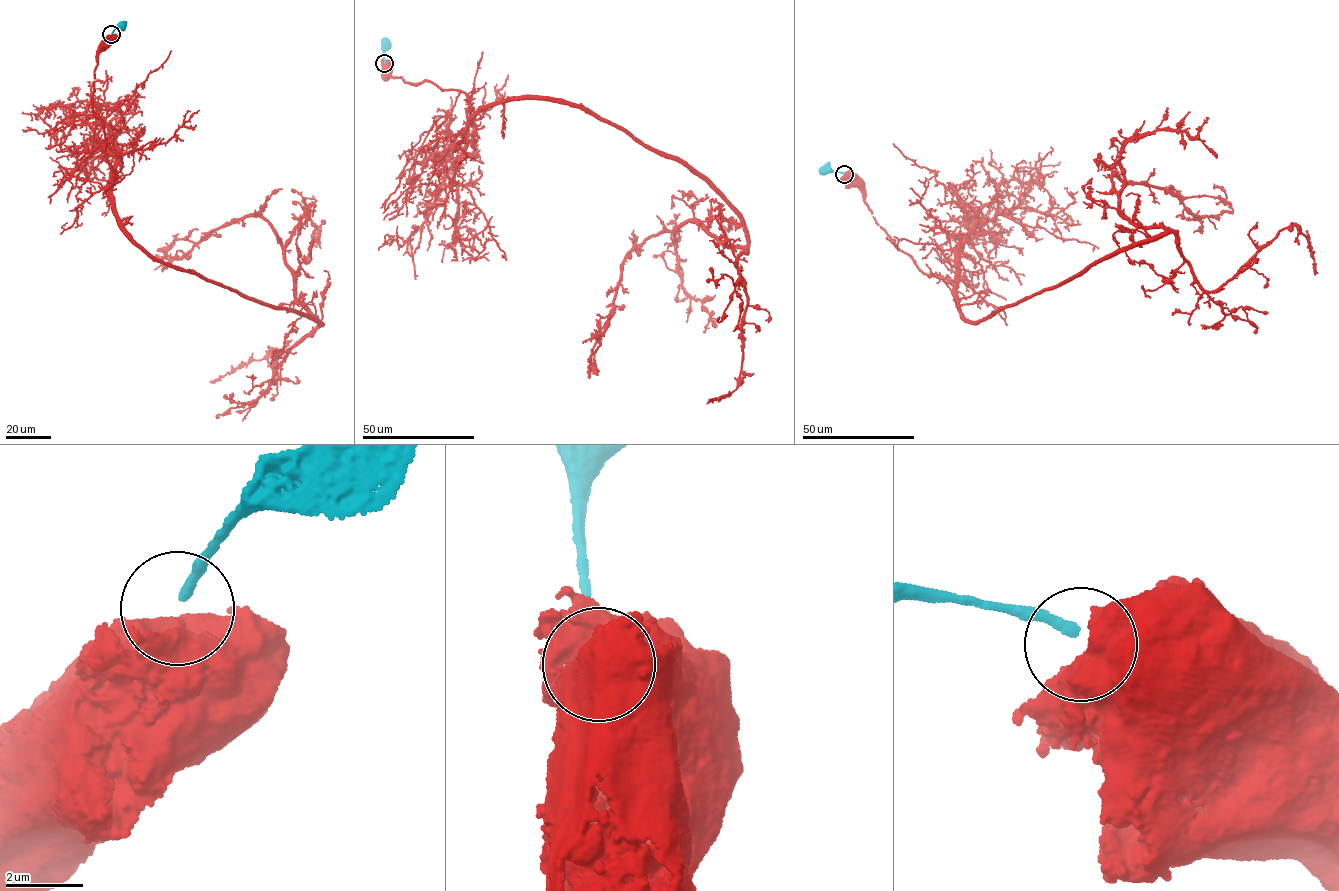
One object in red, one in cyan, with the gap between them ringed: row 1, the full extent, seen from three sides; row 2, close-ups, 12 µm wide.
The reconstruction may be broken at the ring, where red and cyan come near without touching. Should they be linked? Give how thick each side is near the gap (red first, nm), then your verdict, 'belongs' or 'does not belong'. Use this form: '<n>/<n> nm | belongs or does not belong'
750/280 nm | does not belong

